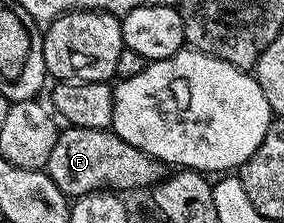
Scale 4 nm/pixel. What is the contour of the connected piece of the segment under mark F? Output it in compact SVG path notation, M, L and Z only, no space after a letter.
M69 125L59 130L56 145L52 145L52 157L48 157L44 170L68 197L86 195L98 188L113 189L118 193L126 193L129 187L150 189L164 178L164 165L159 159L153 159L148 153L128 145L113 130Z

